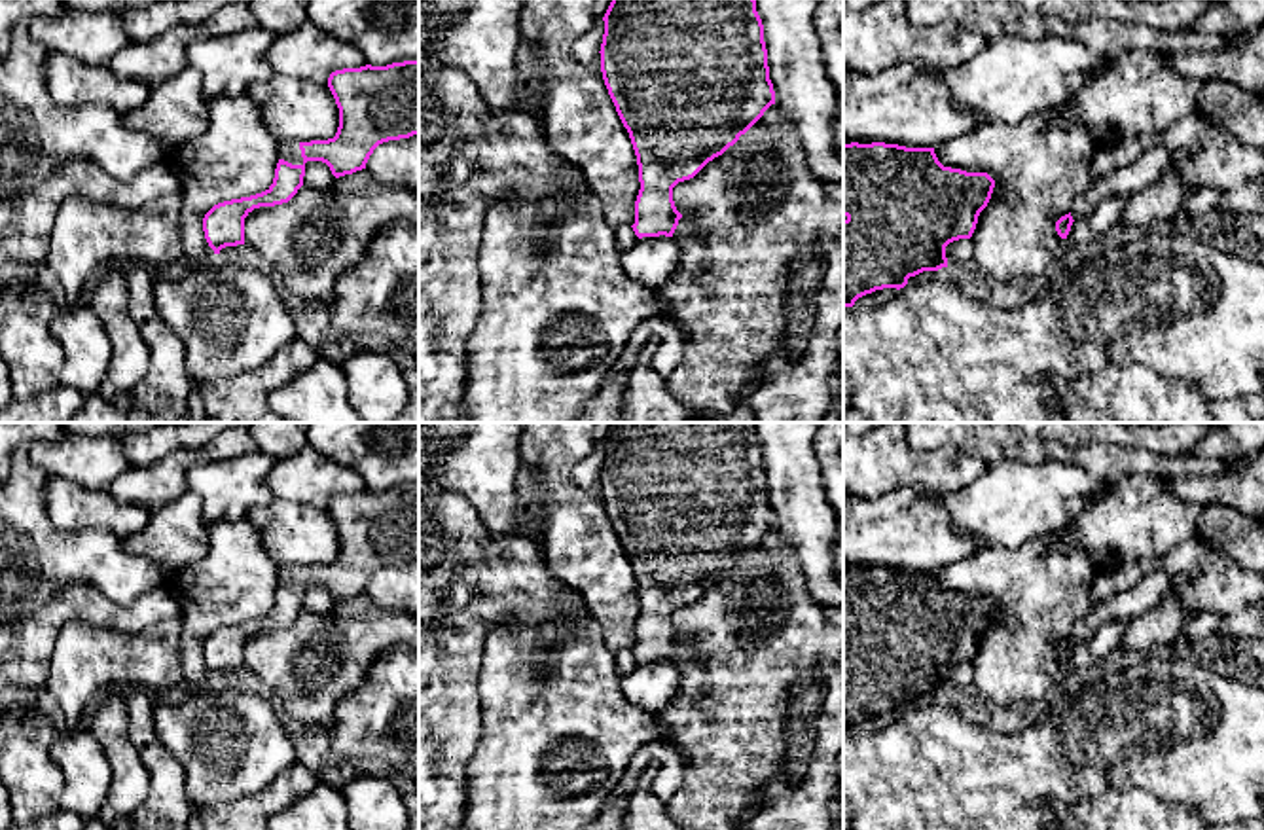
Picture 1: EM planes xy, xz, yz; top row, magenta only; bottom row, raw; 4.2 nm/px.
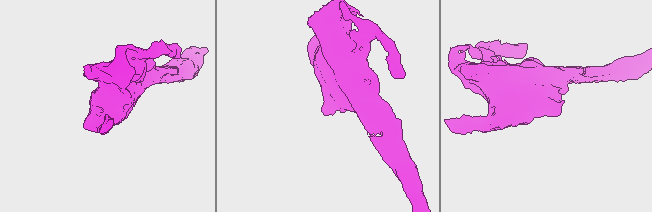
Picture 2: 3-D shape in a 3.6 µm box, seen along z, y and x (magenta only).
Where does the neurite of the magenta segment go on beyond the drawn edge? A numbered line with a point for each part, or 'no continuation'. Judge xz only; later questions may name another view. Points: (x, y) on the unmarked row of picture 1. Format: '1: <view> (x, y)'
no continuation

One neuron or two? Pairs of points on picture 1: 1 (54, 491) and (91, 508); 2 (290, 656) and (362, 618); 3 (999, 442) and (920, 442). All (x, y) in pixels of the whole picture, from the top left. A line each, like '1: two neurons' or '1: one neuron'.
1: one neuron
2: one neuron
3: one neuron

